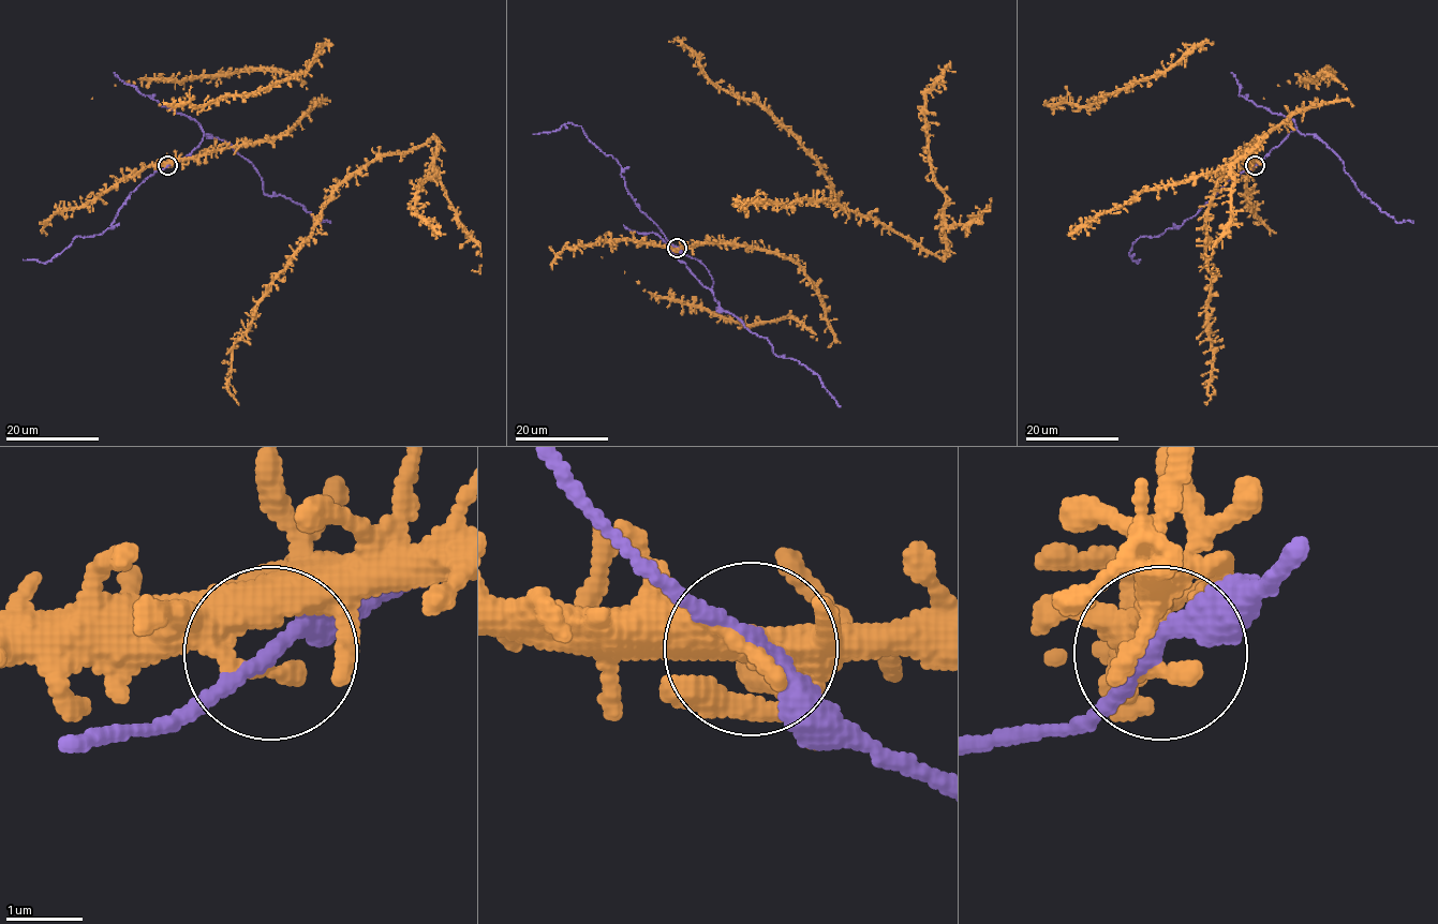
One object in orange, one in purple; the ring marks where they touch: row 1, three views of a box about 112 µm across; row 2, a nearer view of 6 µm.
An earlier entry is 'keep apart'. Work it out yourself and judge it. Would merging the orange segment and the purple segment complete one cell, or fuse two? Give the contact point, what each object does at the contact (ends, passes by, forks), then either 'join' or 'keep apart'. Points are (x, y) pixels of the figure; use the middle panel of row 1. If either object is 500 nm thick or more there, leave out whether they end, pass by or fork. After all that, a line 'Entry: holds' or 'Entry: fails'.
at (677, 248); orange ends there; purple passes by; join
Entry: fails

